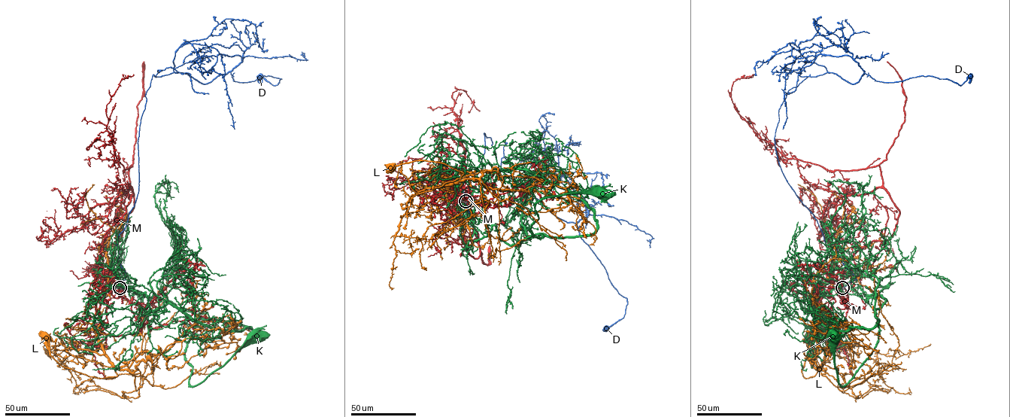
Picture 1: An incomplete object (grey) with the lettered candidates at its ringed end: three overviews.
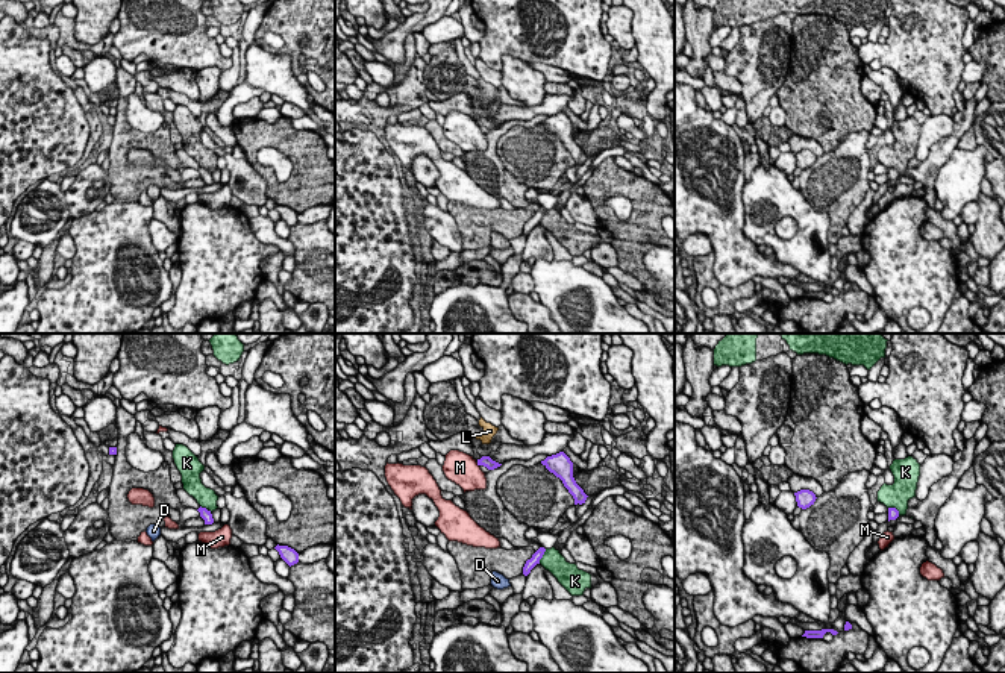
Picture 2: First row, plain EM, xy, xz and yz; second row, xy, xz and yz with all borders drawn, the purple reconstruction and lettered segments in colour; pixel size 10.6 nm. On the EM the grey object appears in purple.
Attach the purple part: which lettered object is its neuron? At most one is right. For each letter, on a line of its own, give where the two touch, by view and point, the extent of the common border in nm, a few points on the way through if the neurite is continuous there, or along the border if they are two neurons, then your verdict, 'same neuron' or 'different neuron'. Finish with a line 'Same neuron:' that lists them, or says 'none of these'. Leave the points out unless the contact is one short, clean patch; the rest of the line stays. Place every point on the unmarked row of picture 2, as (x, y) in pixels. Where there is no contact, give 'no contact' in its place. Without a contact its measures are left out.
D: no contact | different neuron
K: xz (541, 217) | 180 nm | along xz (546, 209), (538, 223) | different neuron
L: no contact | same neuron
M: no contact | different neuron
Same neuron: L

